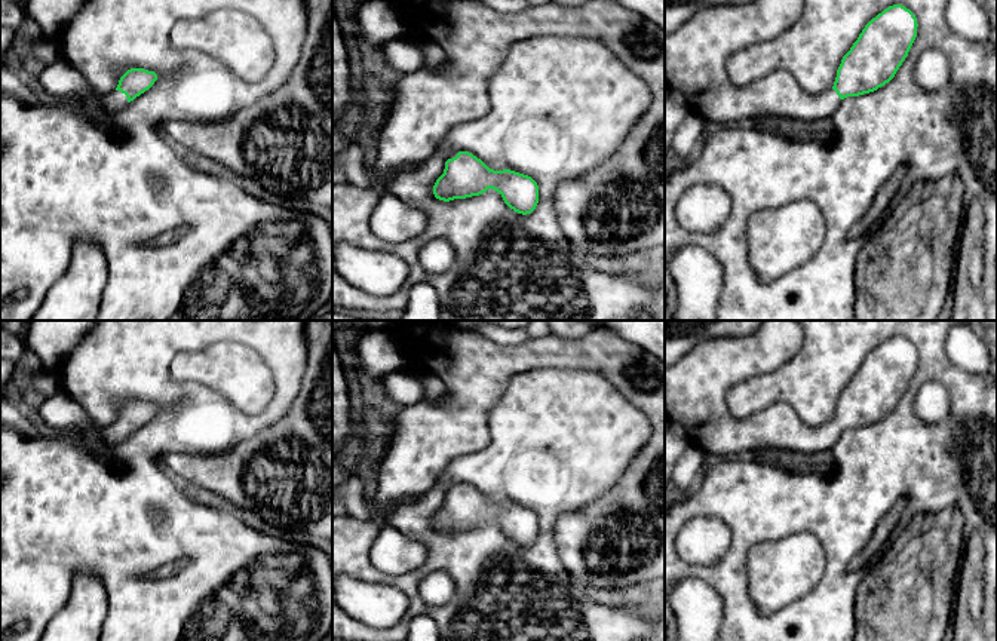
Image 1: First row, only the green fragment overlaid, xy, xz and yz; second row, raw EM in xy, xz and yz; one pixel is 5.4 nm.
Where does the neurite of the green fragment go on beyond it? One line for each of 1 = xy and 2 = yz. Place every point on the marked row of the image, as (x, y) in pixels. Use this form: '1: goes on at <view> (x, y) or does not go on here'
1: goes on at xy (60, 80)
2: goes on at yz (696, 52)

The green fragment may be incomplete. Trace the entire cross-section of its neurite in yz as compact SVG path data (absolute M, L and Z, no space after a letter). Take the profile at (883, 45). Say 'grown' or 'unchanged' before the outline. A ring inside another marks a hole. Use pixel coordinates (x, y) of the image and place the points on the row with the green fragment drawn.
grown; M752 0L699 9L665 36L665 85L678 91L688 111L705 117L711 126L746 119L819 120L831 117L841 99L889 83L917 37L914 13L893 4L865 25L843 56L831 89L812 95L786 70L734 86L725 73L730 55L791 28L801 16L803 3Z

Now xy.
grown; M59 56L46 65L34 85L46 99L91 102L108 113L117 113L148 91L156 80L154 71L131 68L120 77L114 92L101 96L73 65Z

